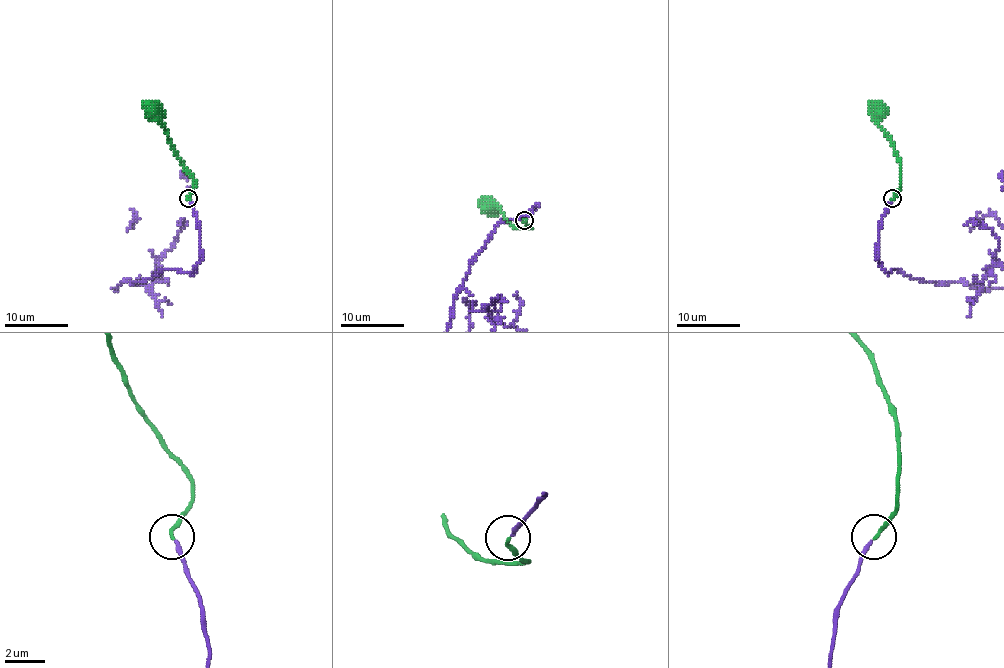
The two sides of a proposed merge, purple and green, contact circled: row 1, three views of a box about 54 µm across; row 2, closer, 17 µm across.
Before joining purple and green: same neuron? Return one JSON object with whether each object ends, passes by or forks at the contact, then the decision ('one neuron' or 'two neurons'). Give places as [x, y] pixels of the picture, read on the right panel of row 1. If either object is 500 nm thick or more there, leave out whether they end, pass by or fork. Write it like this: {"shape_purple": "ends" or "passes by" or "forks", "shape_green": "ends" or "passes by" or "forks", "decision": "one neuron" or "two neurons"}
{"shape_purple": "ends", "shape_green": "ends", "decision": "one neuron"}

